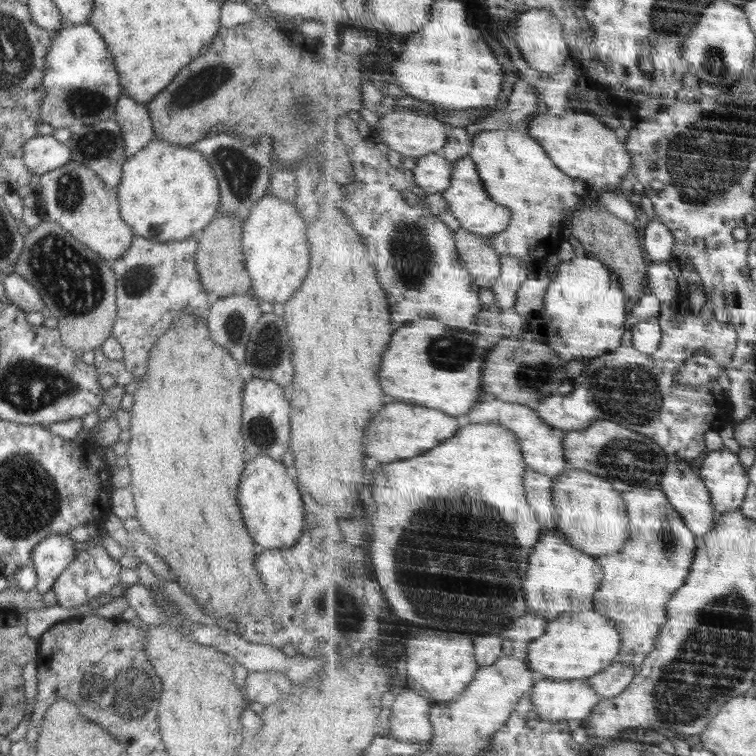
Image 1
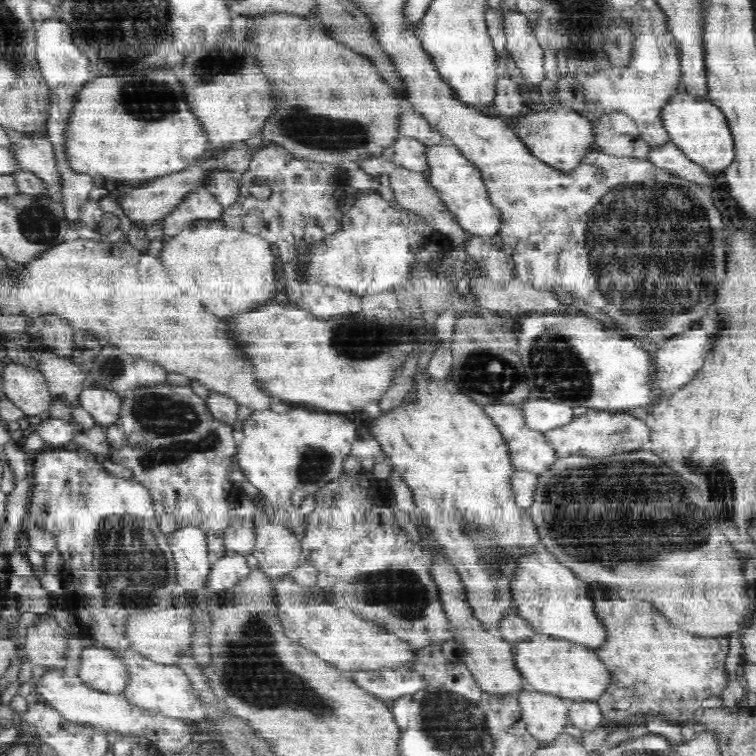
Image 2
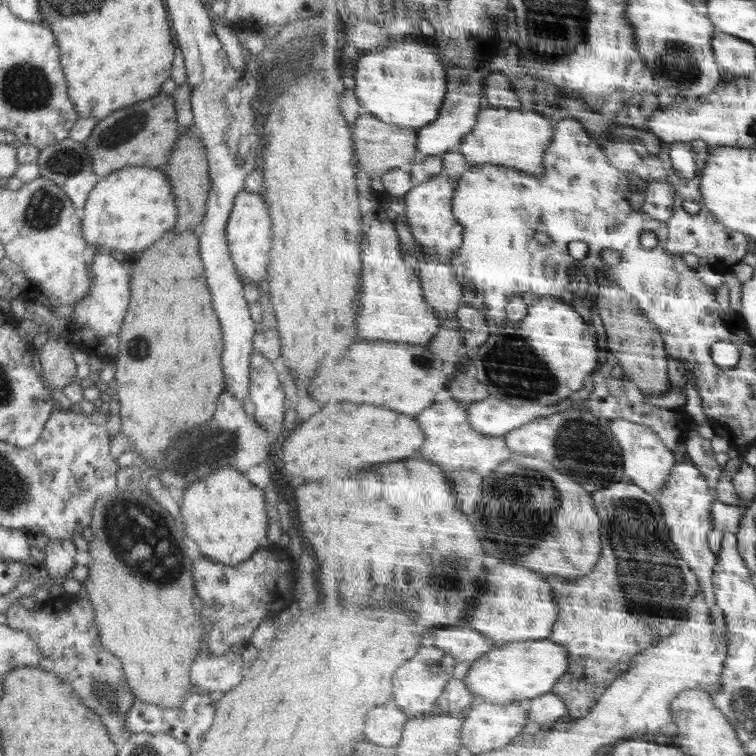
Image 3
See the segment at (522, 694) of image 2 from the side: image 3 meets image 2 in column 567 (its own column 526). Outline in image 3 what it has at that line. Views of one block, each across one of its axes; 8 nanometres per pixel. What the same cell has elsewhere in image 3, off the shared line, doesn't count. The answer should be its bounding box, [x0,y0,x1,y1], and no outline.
[462,701,531,754]

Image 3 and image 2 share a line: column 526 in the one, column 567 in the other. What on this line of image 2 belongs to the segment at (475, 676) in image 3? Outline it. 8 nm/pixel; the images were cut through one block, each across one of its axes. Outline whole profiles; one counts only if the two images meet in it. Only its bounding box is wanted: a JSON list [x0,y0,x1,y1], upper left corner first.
[516,635,613,701]

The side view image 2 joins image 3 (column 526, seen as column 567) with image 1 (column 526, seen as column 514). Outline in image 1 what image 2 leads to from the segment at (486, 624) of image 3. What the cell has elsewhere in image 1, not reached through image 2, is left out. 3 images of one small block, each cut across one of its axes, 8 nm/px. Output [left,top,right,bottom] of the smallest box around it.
[524,531,605,621]

